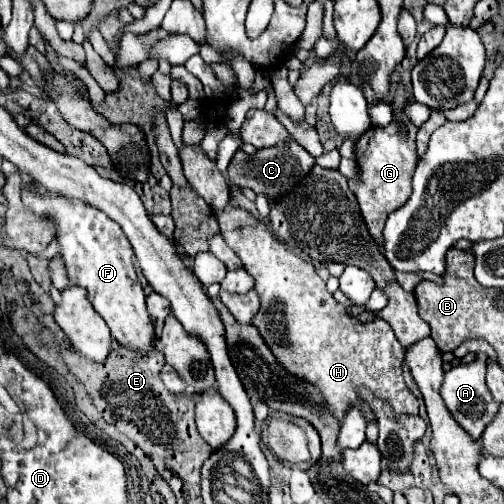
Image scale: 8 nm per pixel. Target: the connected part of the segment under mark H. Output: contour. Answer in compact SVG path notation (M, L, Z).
M228 204L216 218L224 240L228 240L256 282L254 290L260 298L260 310L252 318L252 324L288 374L316 386L328 410L338 420L356 406L362 410L366 422L376 422L374 410L358 394L360 388L368 388L376 398L388 402L396 416L418 414L418 400L406 388L400 370L404 364L404 346L396 340L388 322L374 320L372 324L360 324L356 318L350 318L346 306L338 304L326 290L326 282L318 276L316 268L286 250L286 246L244 208Z

